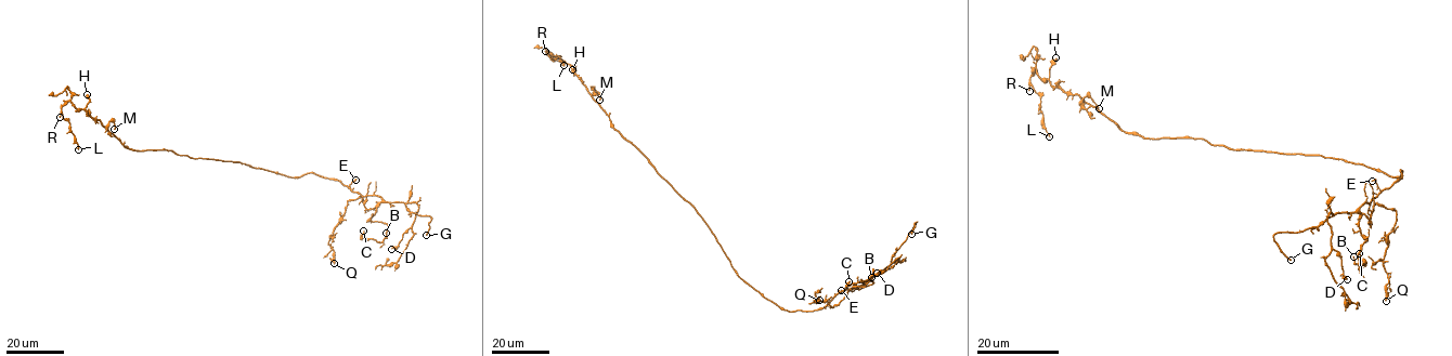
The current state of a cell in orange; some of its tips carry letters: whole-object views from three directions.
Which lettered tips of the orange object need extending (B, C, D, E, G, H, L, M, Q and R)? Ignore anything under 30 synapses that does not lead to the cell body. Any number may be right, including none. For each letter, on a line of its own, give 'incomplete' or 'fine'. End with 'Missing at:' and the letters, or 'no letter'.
B: fine
C: fine
D: fine
E: fine
G: incomplete
H: fine
L: fine
M: fine
Q: fine
R: fine
Missing at: G

